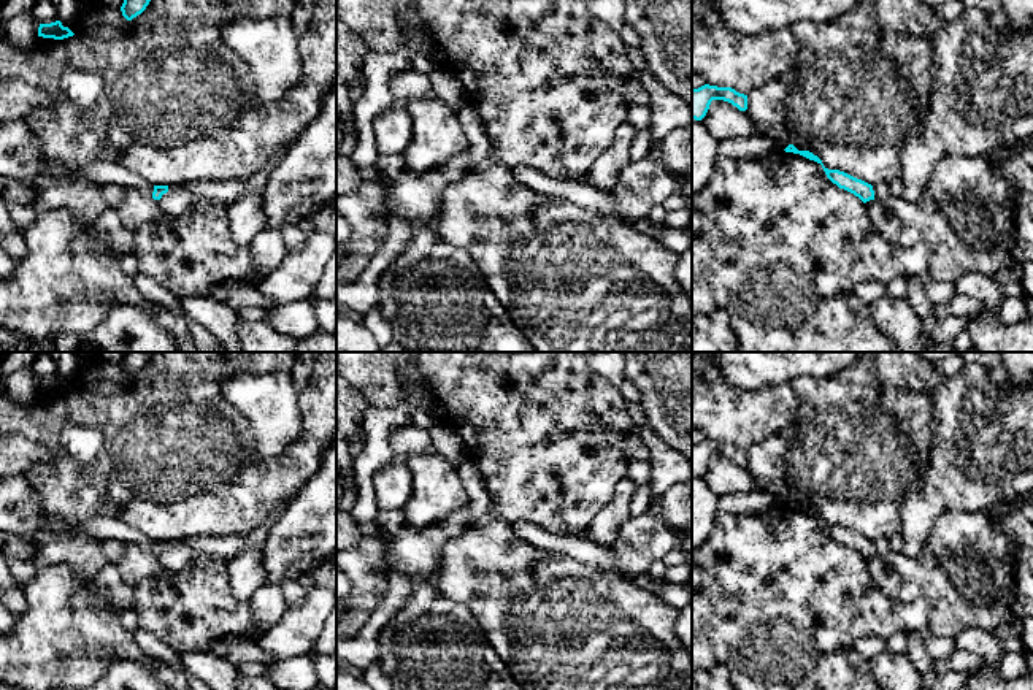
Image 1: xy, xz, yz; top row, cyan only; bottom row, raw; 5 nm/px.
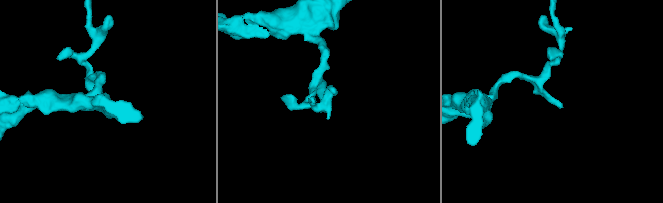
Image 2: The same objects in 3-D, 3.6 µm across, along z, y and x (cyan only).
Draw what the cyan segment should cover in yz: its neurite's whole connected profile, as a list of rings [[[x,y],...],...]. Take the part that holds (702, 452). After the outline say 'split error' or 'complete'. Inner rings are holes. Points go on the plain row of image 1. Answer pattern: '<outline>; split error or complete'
[[[705,439],[692,444],[692,474],[701,476],[712,455],[724,455],[736,462],[739,466],[747,465],[747,450],[736,447],[732,443],[717,443]]]; complete

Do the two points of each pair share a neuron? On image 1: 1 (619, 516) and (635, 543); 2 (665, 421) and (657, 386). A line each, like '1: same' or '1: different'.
1: different
2: same

